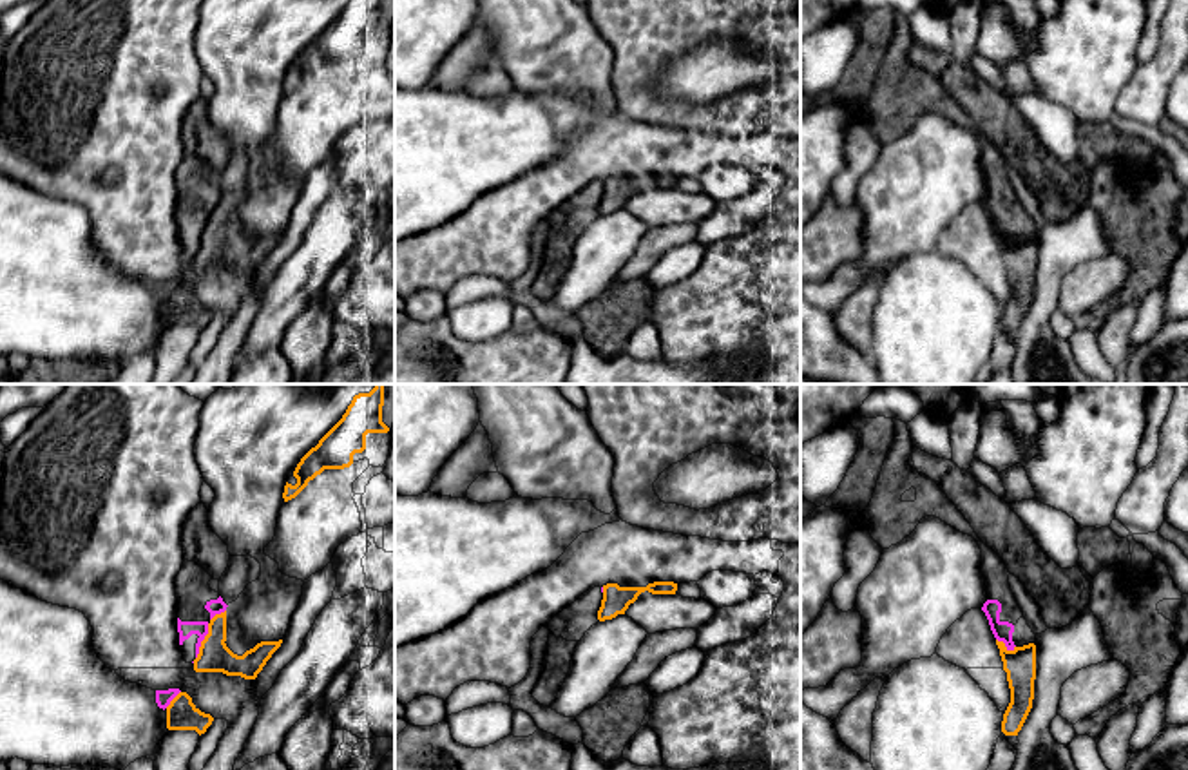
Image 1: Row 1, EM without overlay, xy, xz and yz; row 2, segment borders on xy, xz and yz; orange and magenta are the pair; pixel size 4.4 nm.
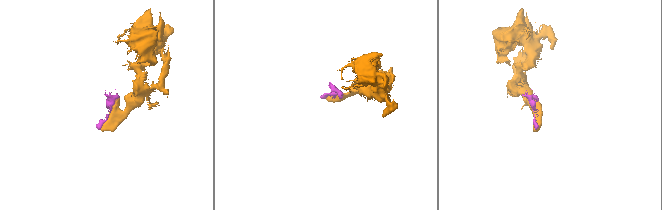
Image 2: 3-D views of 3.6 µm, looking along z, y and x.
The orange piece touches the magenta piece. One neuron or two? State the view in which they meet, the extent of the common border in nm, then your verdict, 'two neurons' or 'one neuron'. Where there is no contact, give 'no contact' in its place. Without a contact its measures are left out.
contact in xy; length 170 nm; two neurons

